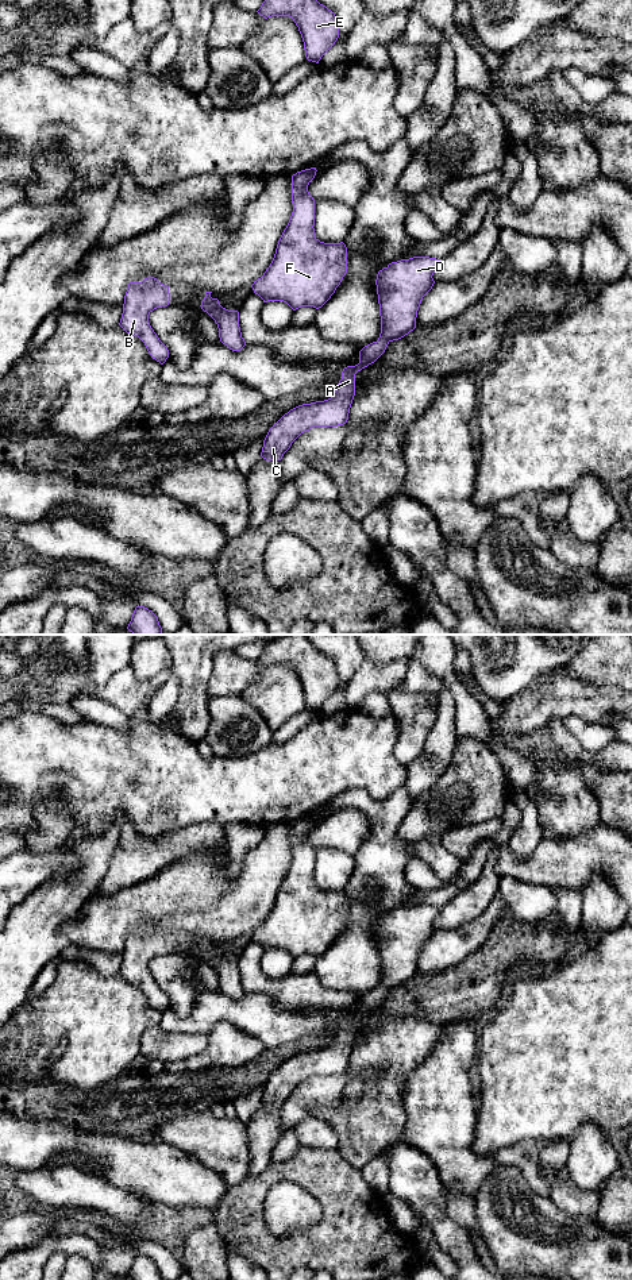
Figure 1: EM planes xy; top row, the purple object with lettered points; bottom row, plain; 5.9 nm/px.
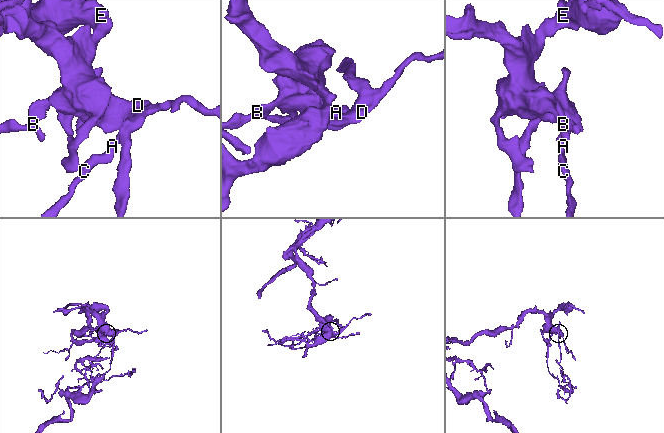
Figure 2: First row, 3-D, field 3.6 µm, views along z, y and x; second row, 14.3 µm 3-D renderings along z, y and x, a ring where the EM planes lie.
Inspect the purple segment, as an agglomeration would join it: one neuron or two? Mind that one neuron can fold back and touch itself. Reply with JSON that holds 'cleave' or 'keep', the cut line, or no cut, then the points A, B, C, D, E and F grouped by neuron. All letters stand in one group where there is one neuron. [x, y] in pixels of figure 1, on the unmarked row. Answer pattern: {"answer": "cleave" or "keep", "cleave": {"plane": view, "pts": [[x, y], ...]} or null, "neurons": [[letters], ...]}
{"answer": "keep", "cleave": null, "neurons": [["A", "B", "C", "D", "E", "F"]]}

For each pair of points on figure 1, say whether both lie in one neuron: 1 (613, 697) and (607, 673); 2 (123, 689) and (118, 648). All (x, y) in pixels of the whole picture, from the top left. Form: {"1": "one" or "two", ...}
{"1": "two", "2": "two"}

